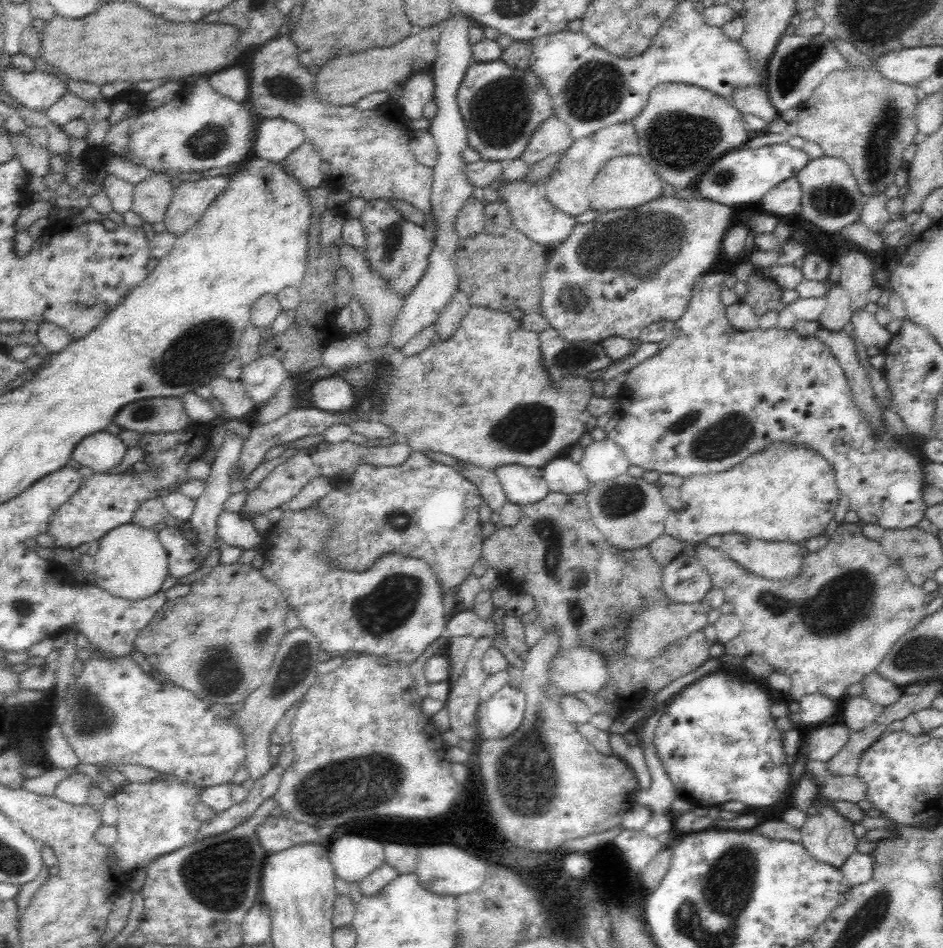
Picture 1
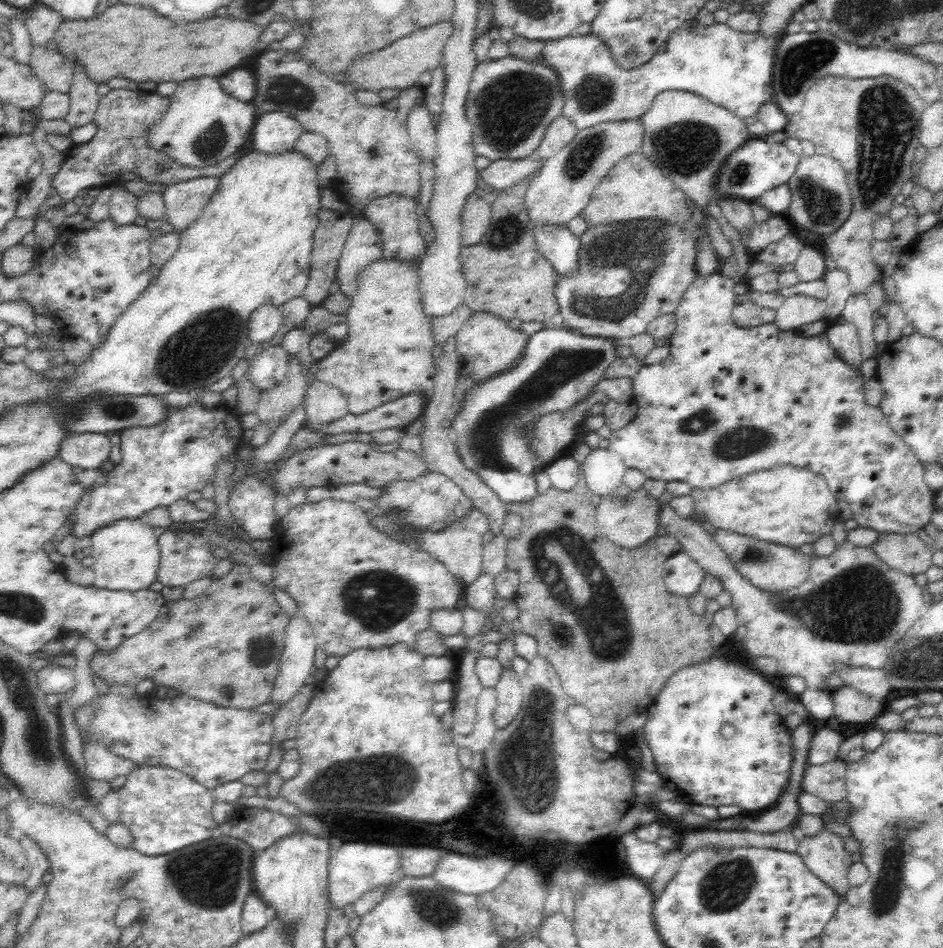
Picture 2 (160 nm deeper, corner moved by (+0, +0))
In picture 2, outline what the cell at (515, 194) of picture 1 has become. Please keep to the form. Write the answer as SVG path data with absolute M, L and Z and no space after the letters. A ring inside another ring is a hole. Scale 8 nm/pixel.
M566 225L533 227L538 252L545 258L557 277L576 276L581 242Z

